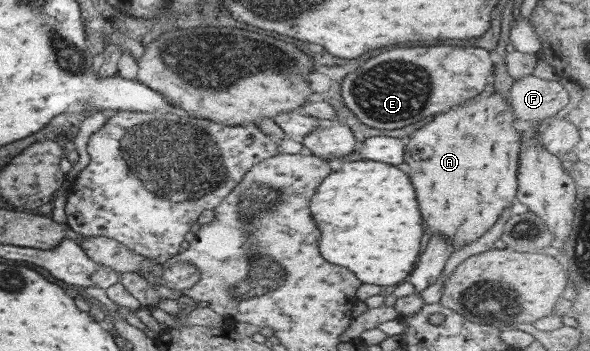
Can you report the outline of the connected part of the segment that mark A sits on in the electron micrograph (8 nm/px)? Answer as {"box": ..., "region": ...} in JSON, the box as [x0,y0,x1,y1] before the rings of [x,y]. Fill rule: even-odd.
{"box":[403,86,519,252],"region":[[[490,86],[481,94],[478,94],[475,98],[467,99],[466,102],[462,102],[458,107],[454,109],[448,109],[440,115],[436,115],[432,121],[428,121],[426,125],[422,125],[420,129],[416,129],[410,133],[410,137],[405,139],[403,162],[408,164],[410,171],[408,171],[408,177],[410,177],[410,183],[414,187],[414,193],[416,193],[416,199],[418,199],[418,209],[420,209],[420,215],[424,219],[424,227],[426,231],[432,235],[442,235],[450,241],[450,247],[452,252],[457,251],[466,244],[469,244],[475,239],[478,239],[488,227],[492,227],[494,221],[496,221],[496,215],[502,213],[502,209],[506,206],[512,205],[515,202],[515,193],[517,190],[517,169],[519,164],[519,135],[518,128],[513,125],[514,117],[508,114],[508,107],[506,106],[505,97],[500,93],[494,92]]]}

